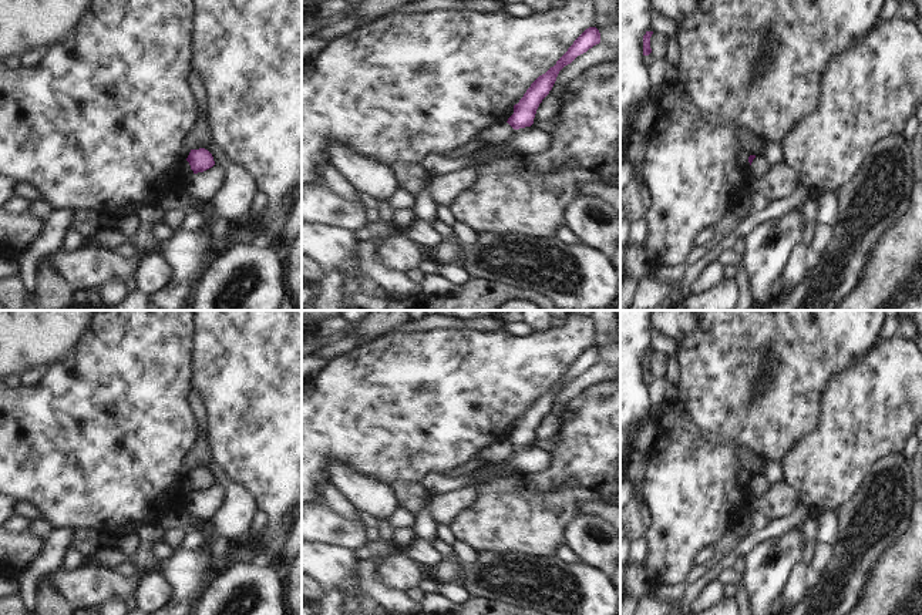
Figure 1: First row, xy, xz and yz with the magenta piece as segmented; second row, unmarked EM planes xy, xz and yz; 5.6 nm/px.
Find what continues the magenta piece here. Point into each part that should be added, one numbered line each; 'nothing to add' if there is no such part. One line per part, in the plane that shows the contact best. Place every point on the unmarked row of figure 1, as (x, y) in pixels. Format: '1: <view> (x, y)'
nothing to add

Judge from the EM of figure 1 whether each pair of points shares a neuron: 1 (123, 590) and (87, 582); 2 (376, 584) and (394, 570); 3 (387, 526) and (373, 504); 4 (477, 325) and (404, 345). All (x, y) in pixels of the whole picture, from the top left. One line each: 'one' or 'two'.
1: one
2: two
3: two
4: two

